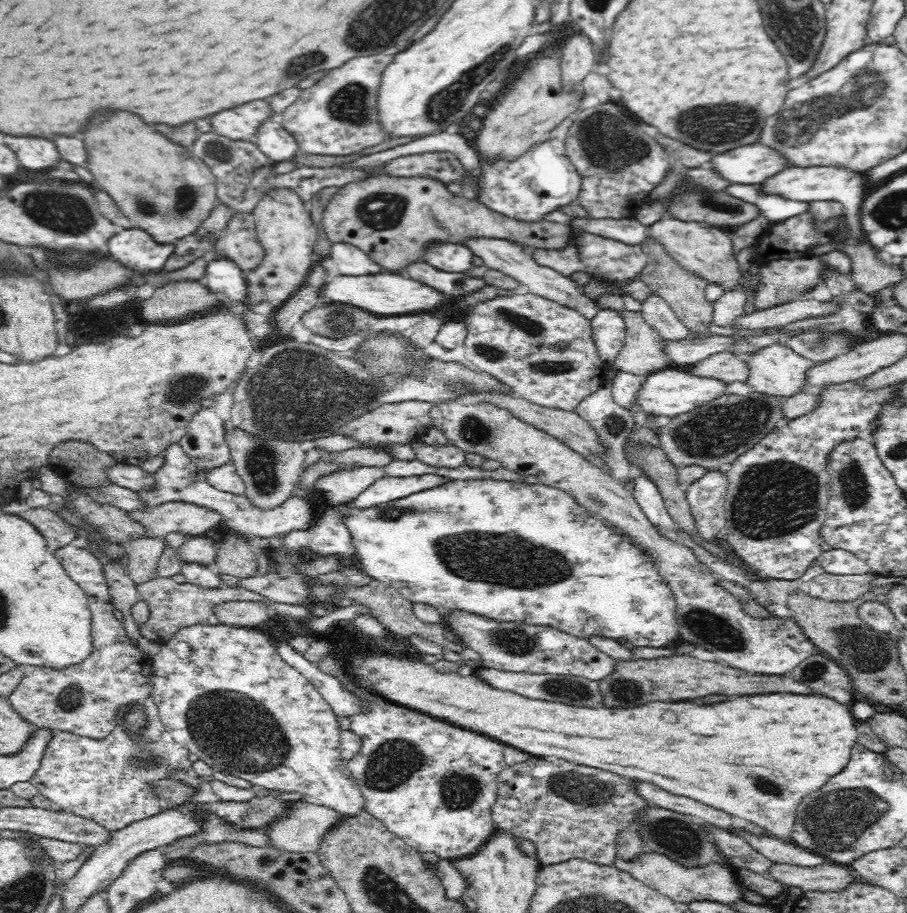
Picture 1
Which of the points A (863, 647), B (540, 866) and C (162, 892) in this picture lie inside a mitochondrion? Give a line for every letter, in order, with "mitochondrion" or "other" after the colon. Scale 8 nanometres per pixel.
A: mitochondrion
B: other
C: other

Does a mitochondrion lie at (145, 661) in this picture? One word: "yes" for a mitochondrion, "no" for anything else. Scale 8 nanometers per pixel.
no

